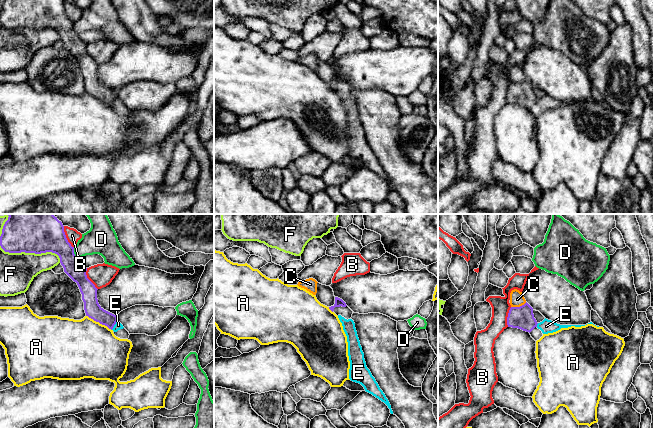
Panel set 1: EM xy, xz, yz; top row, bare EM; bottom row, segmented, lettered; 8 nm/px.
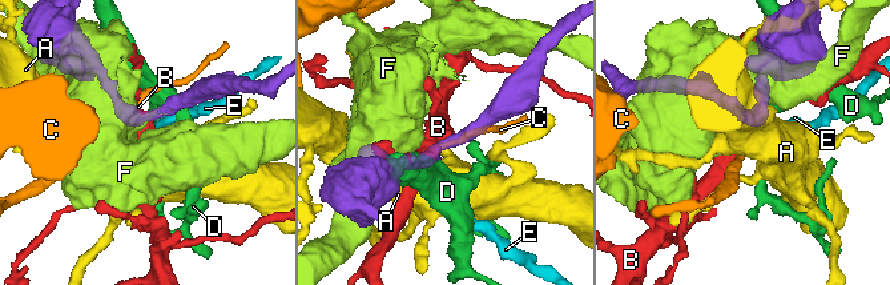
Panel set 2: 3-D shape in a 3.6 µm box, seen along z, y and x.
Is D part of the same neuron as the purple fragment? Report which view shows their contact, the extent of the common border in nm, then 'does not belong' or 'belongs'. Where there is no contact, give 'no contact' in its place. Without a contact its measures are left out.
contact in xy; length 110 nm; does not belong

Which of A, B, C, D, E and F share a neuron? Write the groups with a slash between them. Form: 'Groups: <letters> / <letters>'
Groups: A / B / C / D / E / F

